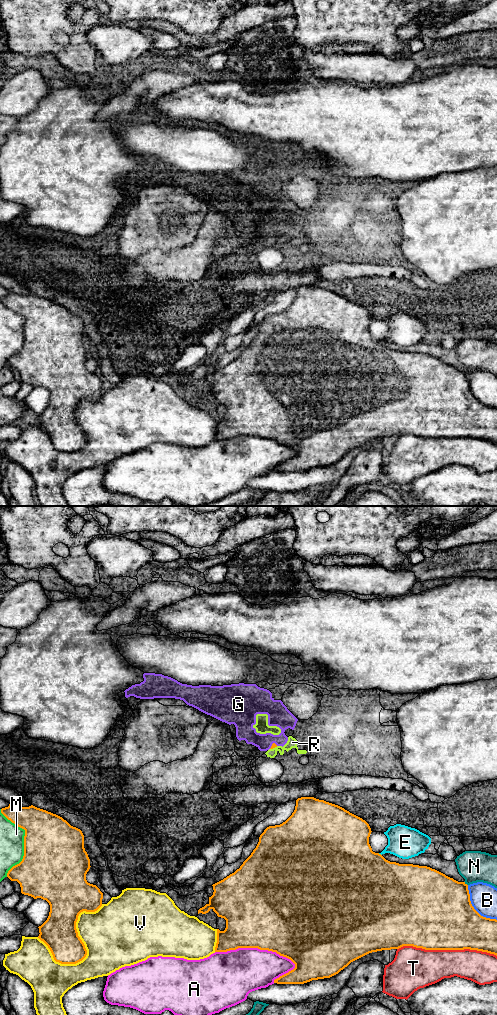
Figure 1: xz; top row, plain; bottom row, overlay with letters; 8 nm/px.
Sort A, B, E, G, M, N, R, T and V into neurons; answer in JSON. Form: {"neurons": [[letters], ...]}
{"neurons": [["A"], ["B"], ["E"], ["G", "R"], ["M"], ["N"], ["T"], ["V"]]}

